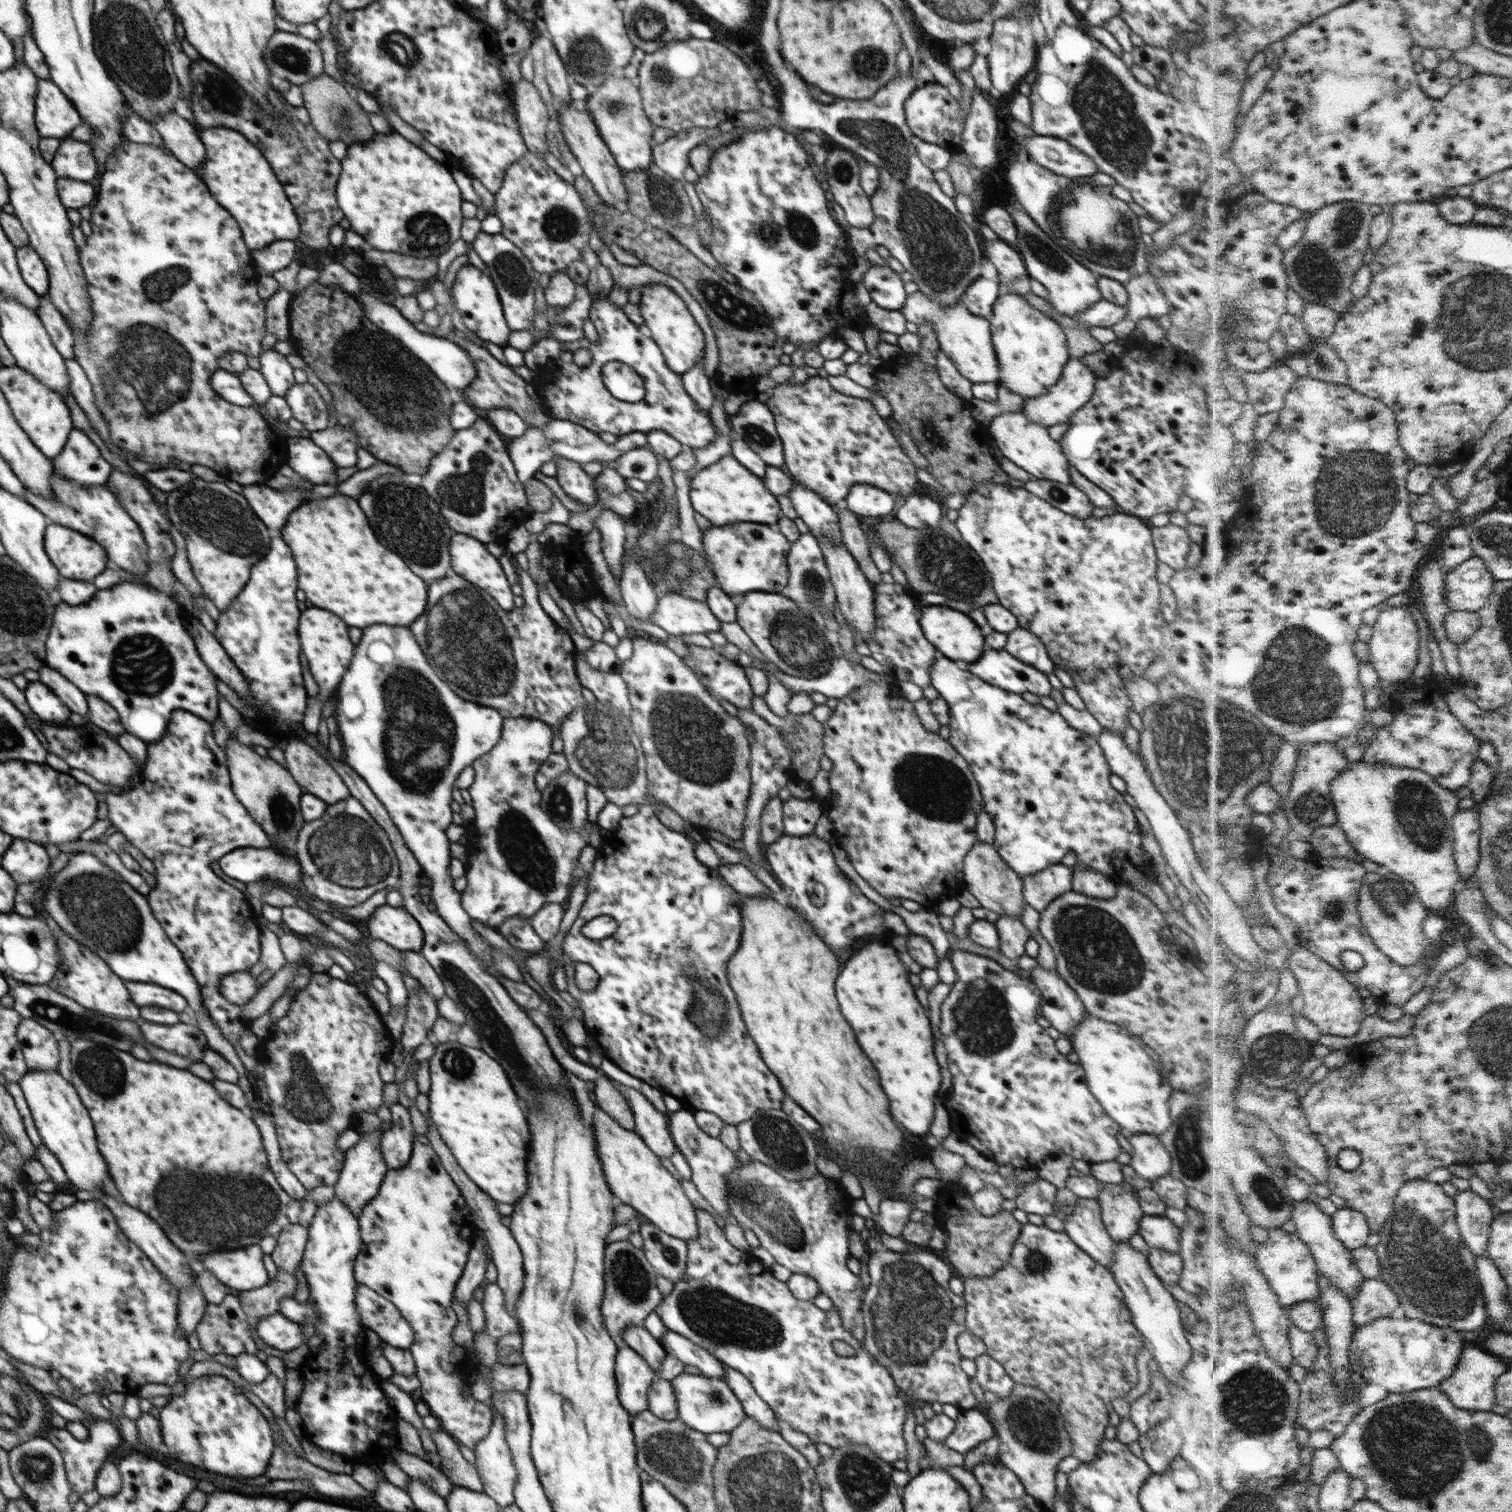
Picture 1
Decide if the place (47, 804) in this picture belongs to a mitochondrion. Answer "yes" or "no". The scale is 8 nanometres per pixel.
no

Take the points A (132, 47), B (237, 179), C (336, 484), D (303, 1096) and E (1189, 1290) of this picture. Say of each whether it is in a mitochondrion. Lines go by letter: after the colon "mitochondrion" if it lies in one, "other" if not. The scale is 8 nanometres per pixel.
A: mitochondrion
B: other
C: other
D: mitochondrion
E: other

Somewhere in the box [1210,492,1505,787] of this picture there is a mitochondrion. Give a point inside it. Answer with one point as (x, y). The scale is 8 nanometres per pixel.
(1298, 678)

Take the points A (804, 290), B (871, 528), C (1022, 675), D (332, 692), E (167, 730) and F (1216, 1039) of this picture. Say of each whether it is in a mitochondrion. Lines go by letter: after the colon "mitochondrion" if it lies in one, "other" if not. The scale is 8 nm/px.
A: other
B: other
C: other
D: other
E: other
F: other

